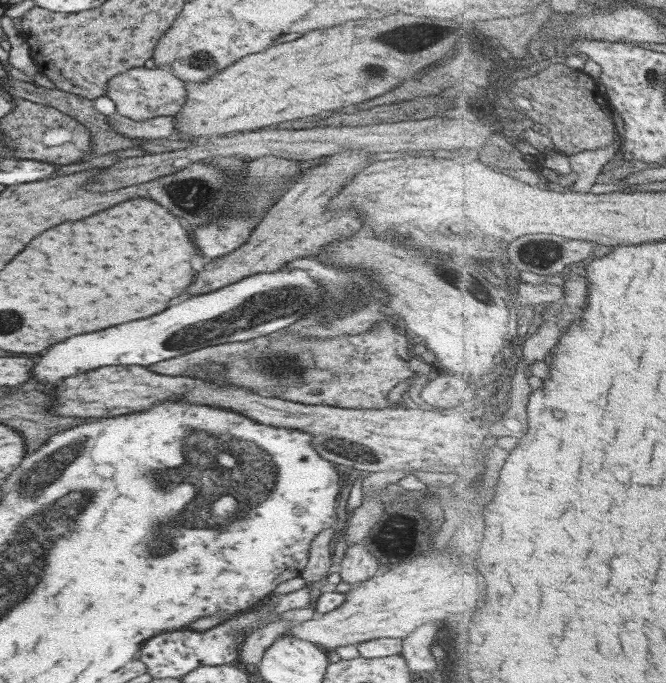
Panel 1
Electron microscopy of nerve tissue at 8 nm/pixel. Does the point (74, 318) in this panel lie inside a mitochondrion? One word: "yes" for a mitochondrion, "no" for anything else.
no

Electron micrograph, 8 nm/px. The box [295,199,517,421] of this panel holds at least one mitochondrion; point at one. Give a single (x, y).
(347, 295)

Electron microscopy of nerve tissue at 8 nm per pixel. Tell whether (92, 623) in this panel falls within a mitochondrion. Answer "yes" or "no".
yes

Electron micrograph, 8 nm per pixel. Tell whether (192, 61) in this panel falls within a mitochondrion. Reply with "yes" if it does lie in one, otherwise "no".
yes

